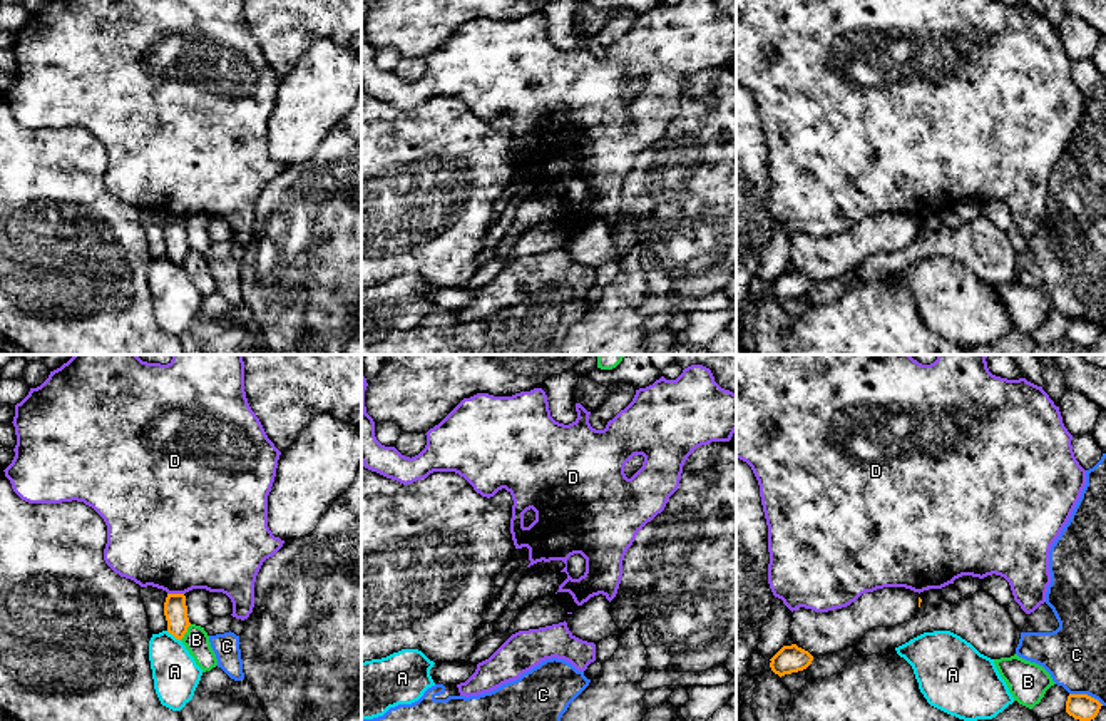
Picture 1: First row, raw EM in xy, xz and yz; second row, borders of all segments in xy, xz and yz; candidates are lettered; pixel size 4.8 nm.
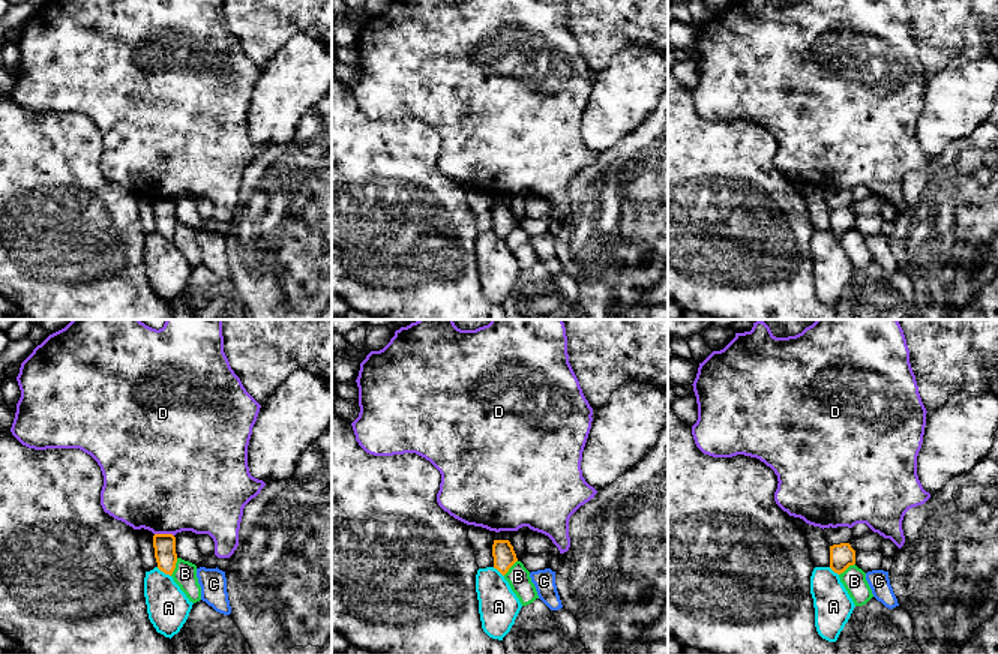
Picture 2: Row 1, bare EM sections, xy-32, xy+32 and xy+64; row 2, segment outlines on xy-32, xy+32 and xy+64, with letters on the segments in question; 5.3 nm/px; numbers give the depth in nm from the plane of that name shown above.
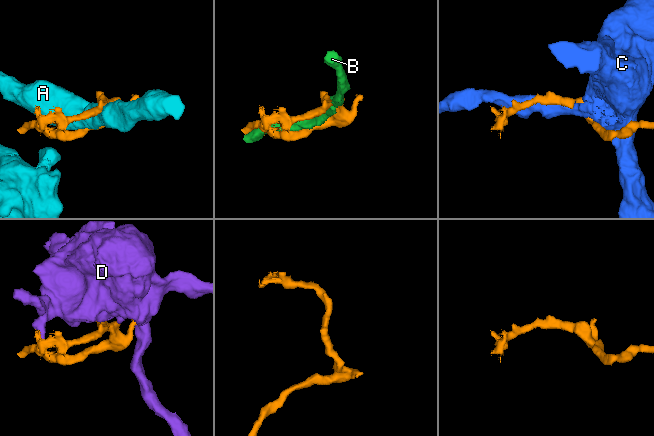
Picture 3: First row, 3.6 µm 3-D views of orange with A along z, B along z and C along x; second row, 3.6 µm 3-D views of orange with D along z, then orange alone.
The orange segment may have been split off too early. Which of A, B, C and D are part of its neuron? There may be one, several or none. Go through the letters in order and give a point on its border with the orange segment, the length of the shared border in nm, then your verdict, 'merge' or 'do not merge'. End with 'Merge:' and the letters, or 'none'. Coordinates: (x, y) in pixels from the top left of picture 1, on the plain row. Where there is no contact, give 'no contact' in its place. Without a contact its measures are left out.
A: xy (173, 260) | 90 nm | do not merge
B: xy (186, 256) | 100 nm | do not merge
C: yz (1086, 320) | 180 nm | do not merge
D: xy (176, 219) | 80 nm | do not merge
Merge: none

